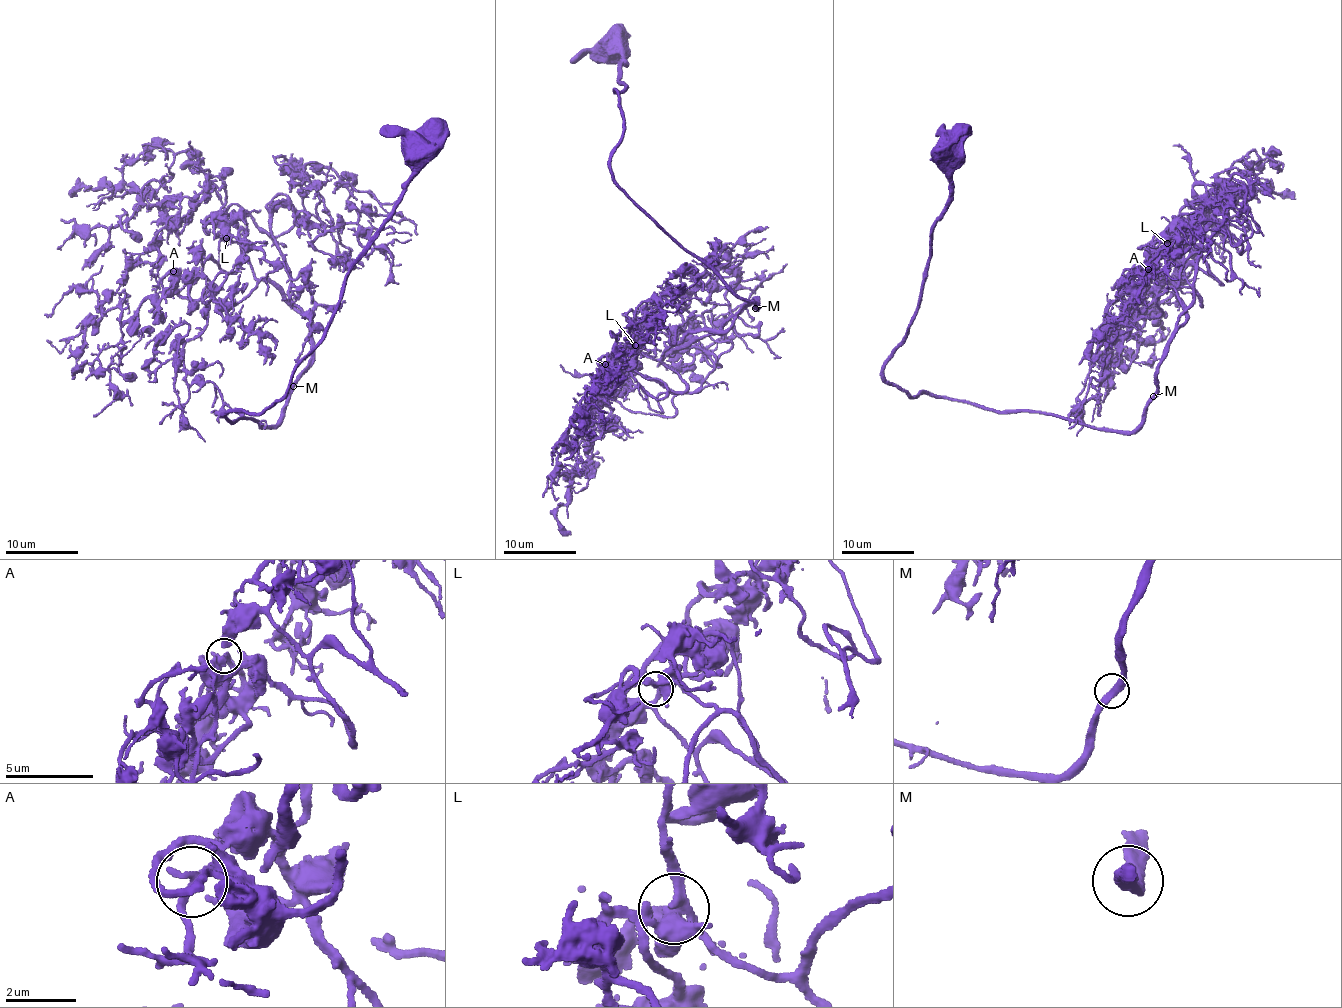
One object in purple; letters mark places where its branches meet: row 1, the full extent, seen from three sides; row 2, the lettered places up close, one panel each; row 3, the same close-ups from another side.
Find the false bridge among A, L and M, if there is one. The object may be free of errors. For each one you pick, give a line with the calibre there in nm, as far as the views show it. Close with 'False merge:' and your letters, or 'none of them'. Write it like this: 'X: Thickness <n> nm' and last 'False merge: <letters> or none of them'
False merge: none of them

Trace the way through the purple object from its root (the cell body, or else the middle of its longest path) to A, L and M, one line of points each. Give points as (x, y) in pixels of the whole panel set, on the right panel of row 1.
A: (947, 151), (883, 371), (911, 395), (1130, 432), (1184, 309), (1167, 288), (1128, 316), (1148, 269)
L: (947, 151), (949, 204), (883, 371), (911, 395), (1130, 432), (1184, 309), (1174, 289), (1192, 253), (1167, 243)
M: (947, 151), (950, 201), (886, 379), (911, 395), (1127, 431), (1153, 397)

